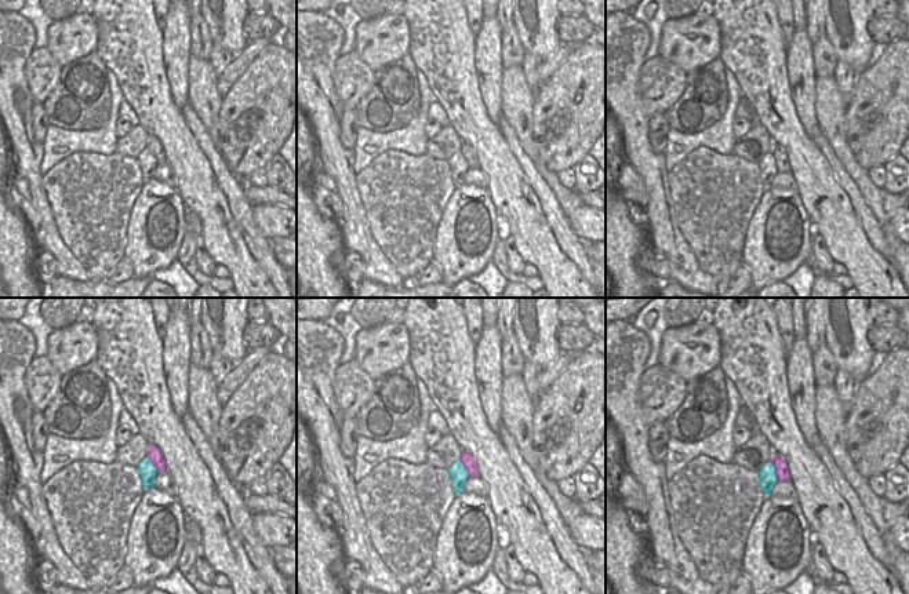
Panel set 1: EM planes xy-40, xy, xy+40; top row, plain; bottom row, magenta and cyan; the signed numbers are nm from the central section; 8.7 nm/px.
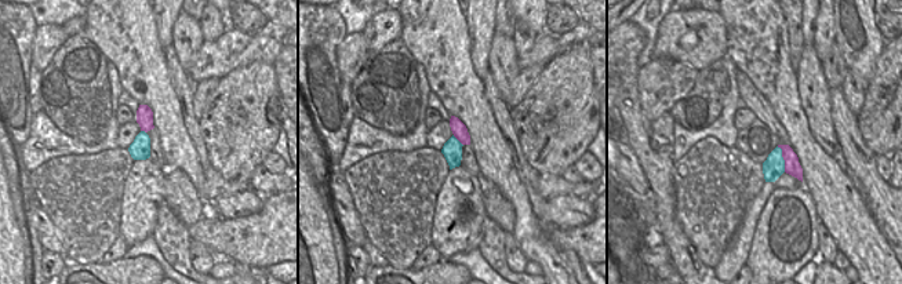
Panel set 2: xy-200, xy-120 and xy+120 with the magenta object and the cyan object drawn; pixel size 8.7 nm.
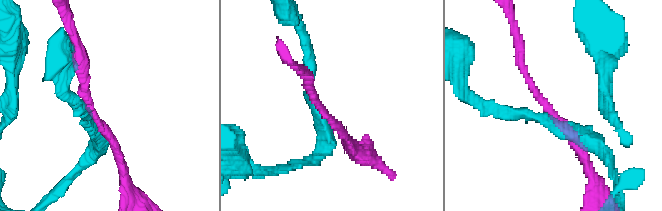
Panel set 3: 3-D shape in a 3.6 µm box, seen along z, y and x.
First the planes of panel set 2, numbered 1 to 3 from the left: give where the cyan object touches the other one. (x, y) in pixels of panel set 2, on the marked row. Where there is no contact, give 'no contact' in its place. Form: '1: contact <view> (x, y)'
1: contact xy-200 (144, 130)
2: contact xy-120 (458, 139)
3: contact xy+120 (784, 159)

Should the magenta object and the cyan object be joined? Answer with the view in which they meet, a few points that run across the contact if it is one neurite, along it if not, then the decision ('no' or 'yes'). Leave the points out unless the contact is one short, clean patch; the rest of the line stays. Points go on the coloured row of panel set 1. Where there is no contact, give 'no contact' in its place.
xy+40 | no

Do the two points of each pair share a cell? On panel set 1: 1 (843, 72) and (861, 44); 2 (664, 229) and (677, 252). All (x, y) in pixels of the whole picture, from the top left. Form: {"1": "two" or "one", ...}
{"1": "two", "2": "one"}

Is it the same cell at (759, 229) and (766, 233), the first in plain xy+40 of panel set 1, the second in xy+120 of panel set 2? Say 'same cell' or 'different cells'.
same cell

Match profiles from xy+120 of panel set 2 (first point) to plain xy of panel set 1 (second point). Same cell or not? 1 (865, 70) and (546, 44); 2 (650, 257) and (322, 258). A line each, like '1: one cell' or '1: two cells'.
1: one cell
2: two cells

